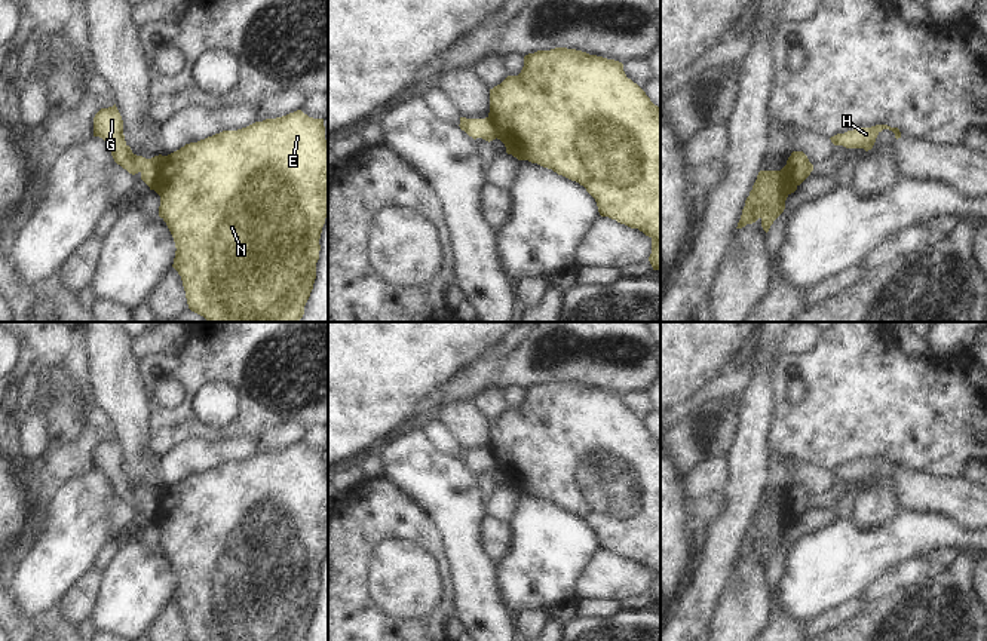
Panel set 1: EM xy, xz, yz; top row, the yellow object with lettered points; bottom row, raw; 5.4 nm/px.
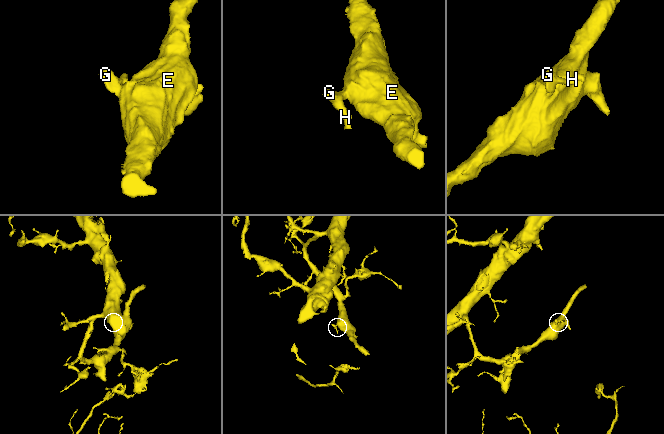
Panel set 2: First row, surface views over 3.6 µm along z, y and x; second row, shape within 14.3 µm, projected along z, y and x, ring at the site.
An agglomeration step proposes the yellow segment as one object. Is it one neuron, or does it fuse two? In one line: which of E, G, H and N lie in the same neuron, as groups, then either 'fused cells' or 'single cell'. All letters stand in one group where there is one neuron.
E N / G H | fused cells

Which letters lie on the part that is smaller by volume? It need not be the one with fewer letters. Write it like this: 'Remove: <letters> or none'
Remove: G, H

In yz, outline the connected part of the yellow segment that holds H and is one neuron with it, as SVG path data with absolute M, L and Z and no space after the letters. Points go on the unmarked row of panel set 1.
M876 457L871 460L858 460L845 466L837 466L830 472L834 478L843 478L846 481L864 481L865 484L868 484L873 481L877 467L883 461L892 463L896 472L901 470L901 464L898 460L891 460L888 457Z

